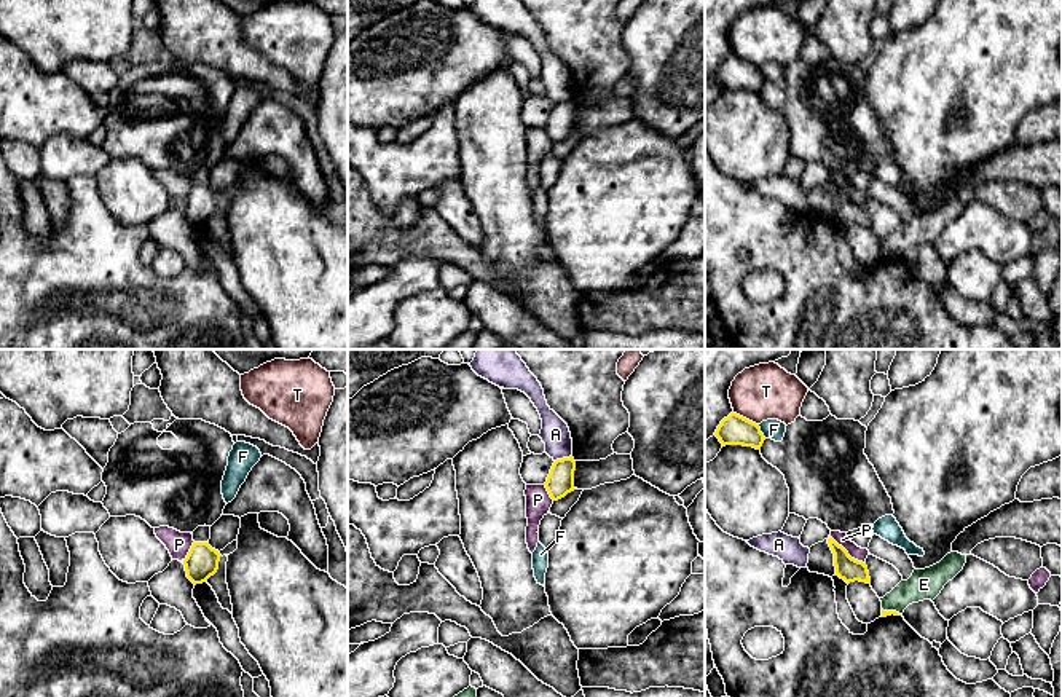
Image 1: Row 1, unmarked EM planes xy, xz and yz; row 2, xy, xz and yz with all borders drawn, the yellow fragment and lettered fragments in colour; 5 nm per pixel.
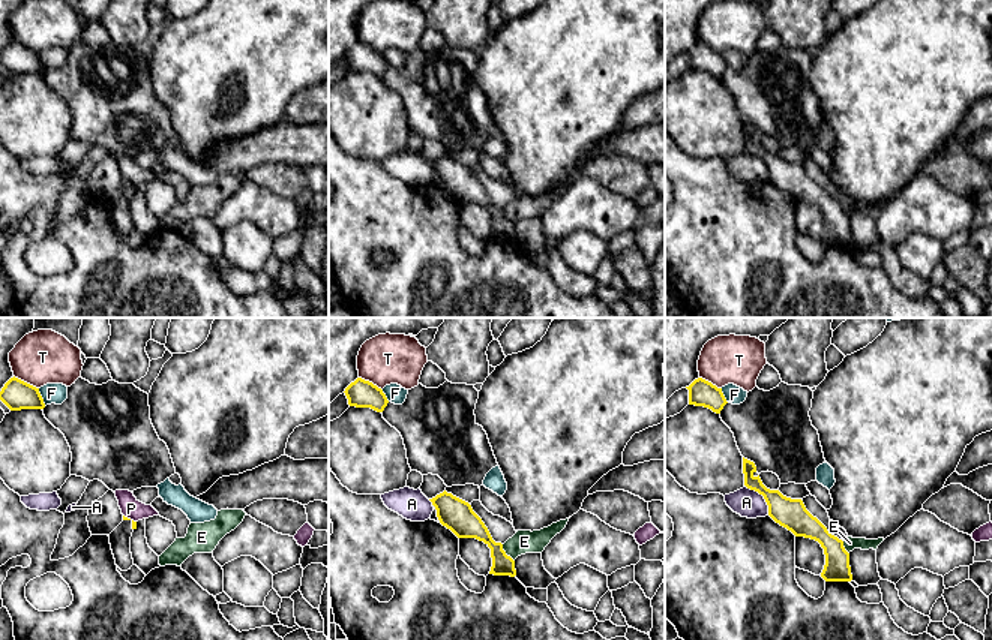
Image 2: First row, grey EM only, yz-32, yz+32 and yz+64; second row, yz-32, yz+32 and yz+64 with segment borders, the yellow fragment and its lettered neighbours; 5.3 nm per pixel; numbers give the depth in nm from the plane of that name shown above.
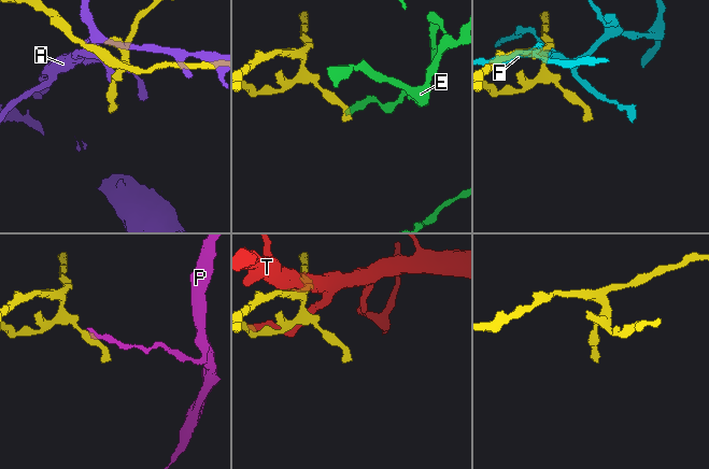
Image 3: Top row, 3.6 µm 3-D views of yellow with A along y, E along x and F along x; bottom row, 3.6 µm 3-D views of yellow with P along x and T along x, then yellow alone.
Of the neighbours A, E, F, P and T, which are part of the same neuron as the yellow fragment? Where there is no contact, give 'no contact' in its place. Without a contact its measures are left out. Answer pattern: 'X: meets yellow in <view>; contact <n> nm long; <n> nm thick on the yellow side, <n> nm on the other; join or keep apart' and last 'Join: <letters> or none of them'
A: meets yellow in xz; contact 90 nm long; 140 nm thick on the yellow side, 150 nm on the other; keep apart
E: meets yellow in yz; contact 100 nm long; 30 nm thick on the yellow side, 160 nm on the other; keep apart
F: meets yellow in yz; contact 80 nm long; 150 nm thick on the yellow side, 100 nm on the other; keep apart
P: meets yellow in yz; contact 220 nm long; 120 nm thick on the yellow side, 70 nm on the other; keep apart
T: meets yellow in yz; contact 140 nm long; 150 nm thick on the yellow side, 280 nm on the other; keep apart
Join: none of them

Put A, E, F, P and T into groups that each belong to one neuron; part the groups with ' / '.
A / E / F / P / T

